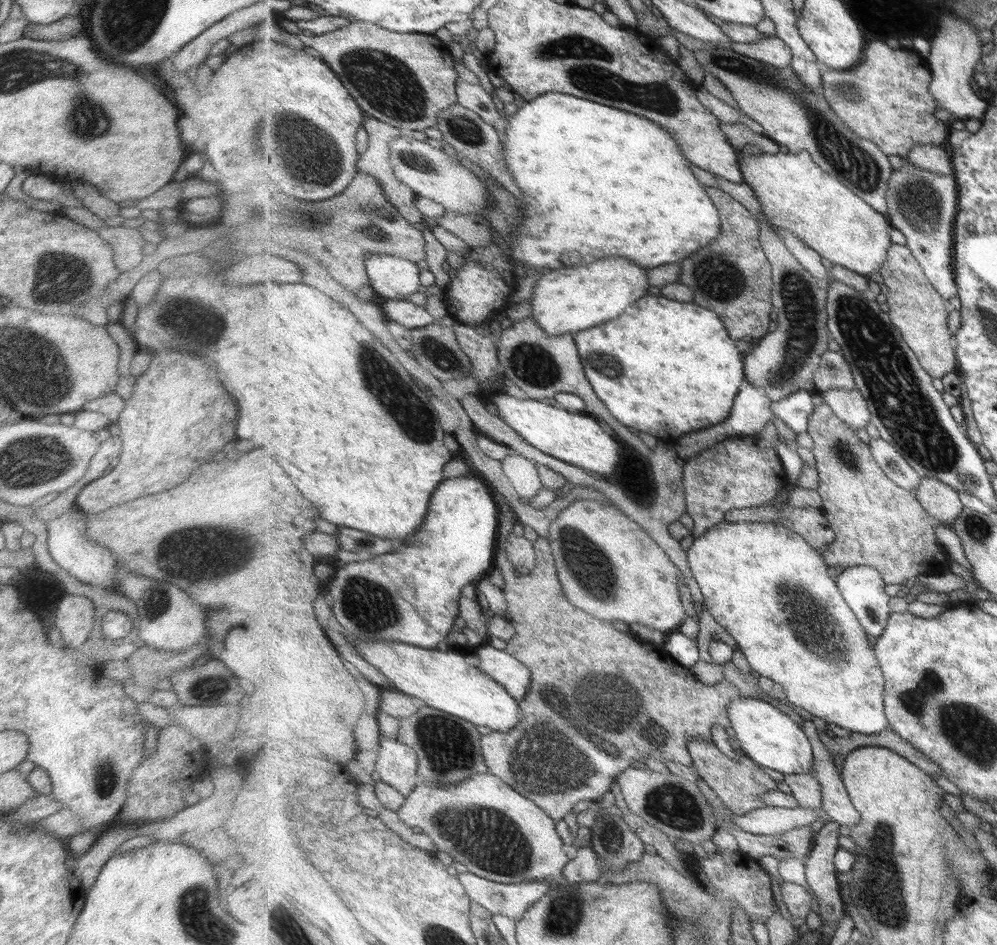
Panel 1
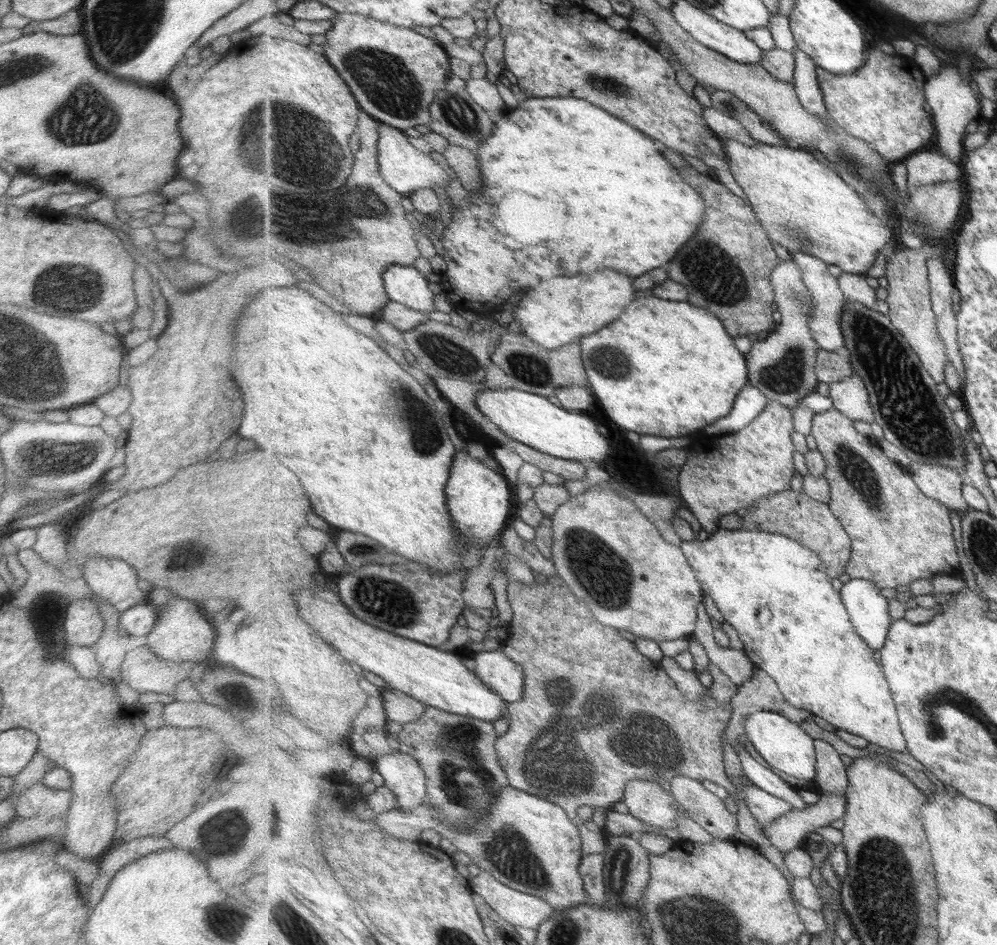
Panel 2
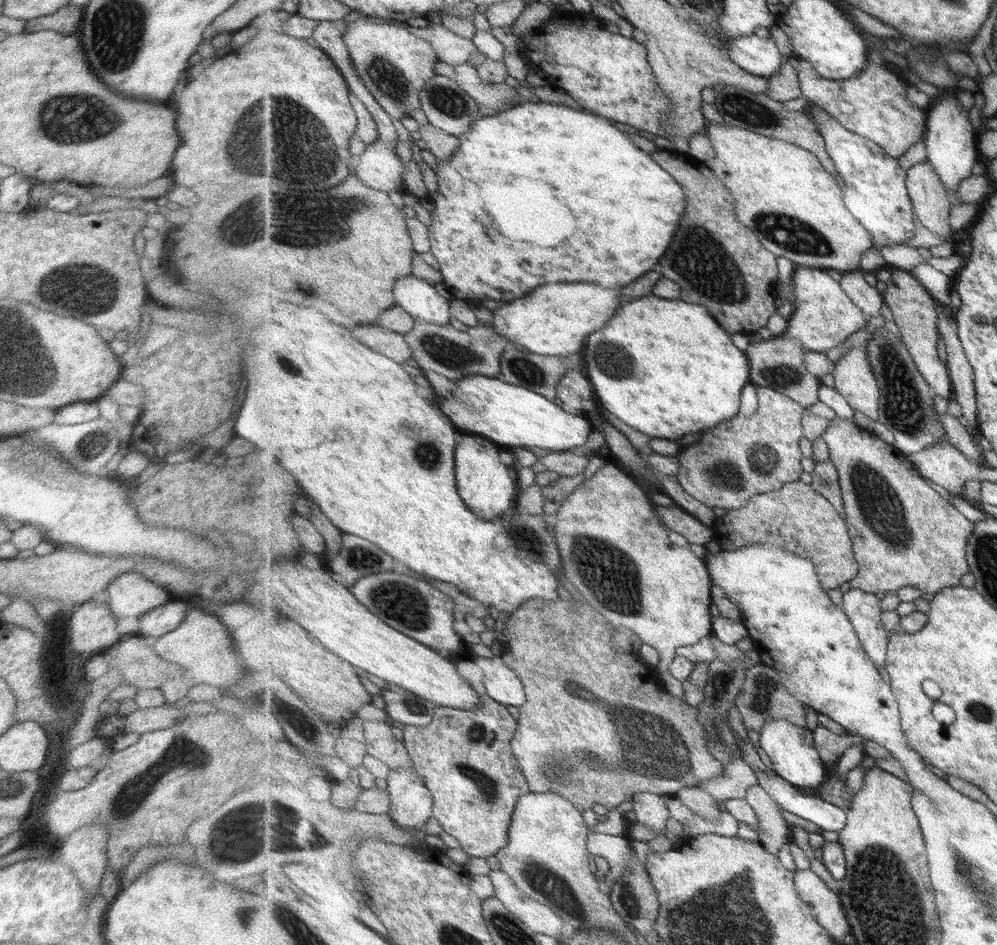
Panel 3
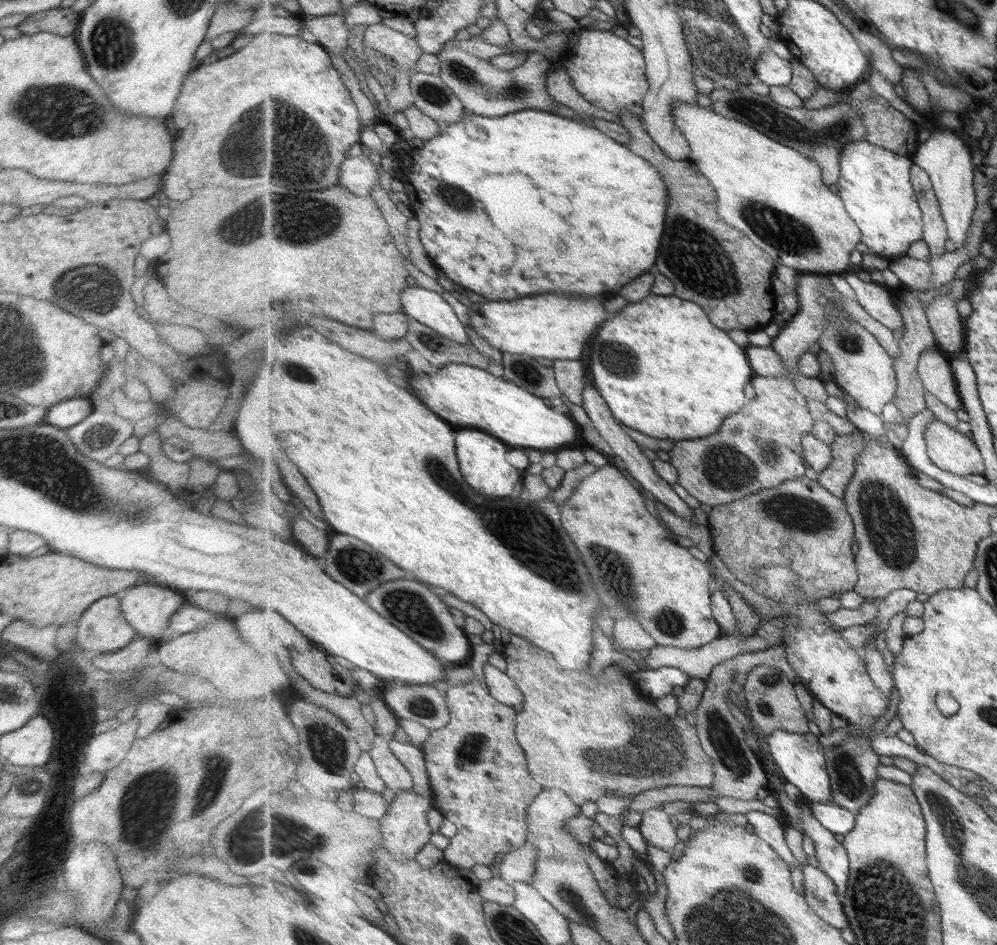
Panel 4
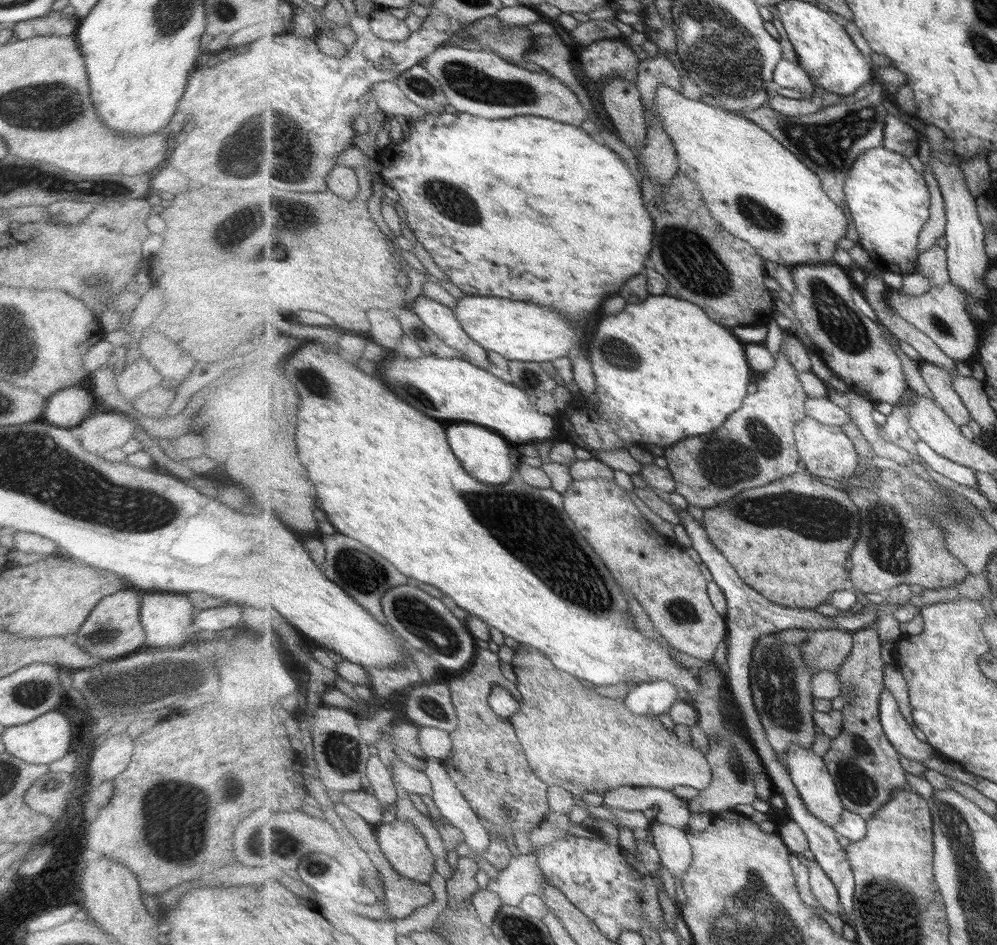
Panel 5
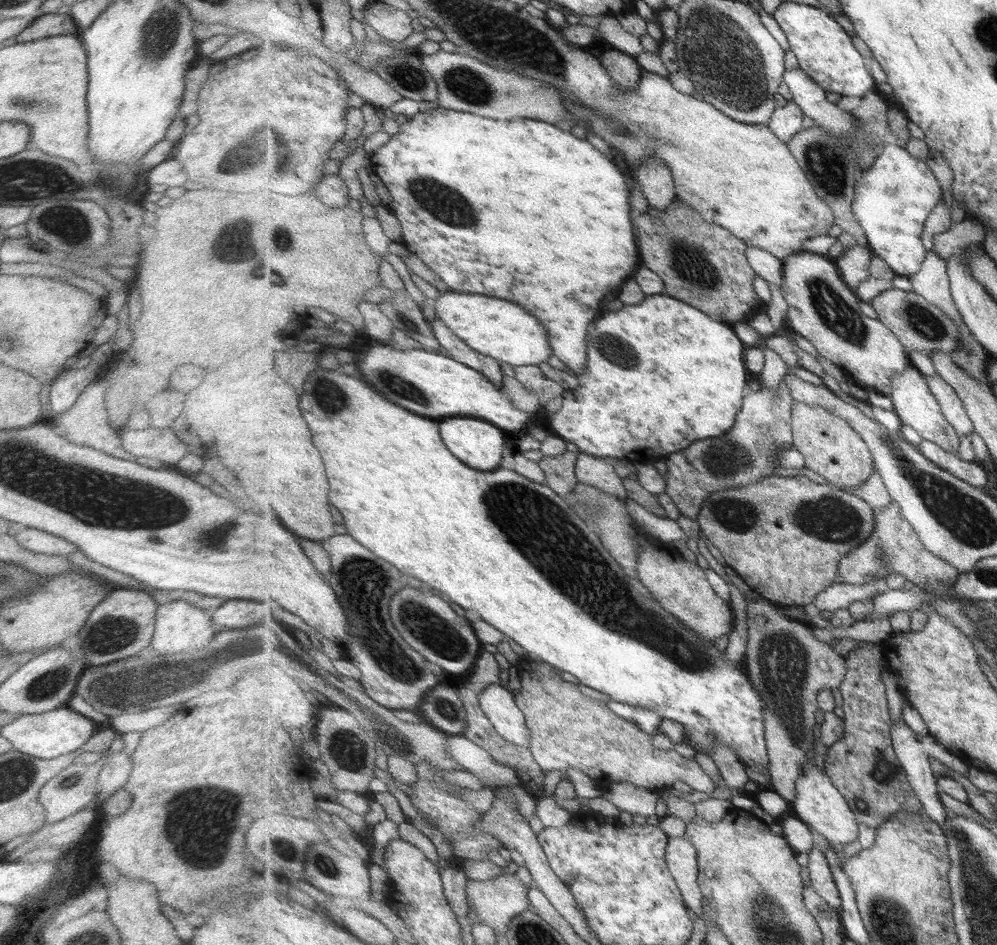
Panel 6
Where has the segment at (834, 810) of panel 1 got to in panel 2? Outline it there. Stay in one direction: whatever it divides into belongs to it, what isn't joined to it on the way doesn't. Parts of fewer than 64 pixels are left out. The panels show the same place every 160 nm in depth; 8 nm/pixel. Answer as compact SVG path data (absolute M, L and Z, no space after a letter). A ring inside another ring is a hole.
M815 739L817 776L813 785L820 795L842 794L849 789L848 768L841 762L841 754L823 739Z

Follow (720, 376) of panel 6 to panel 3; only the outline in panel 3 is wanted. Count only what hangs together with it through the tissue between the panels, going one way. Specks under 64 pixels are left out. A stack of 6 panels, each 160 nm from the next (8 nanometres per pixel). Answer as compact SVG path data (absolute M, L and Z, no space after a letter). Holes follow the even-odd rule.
M647 296L625 304L607 323L603 331L590 334L586 340L585 358L588 378L593 383L601 404L631 428L641 430L649 437L678 440L689 432L703 432L719 426L725 420L739 415L741 392L751 384L750 360L739 350L731 334L707 312L705 306L687 304L683 300L665 300Z

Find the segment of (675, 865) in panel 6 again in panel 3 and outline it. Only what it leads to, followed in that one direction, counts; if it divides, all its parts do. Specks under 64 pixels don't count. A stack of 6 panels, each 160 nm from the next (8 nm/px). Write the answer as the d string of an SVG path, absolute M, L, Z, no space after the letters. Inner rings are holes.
M641 791L631 799L637 821L642 822L656 833L666 832L666 824L672 814L664 795Z

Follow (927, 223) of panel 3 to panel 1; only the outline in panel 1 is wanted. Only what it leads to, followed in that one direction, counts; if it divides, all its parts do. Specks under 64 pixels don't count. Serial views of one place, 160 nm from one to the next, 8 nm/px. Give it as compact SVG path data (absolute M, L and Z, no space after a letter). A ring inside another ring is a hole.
M945 144L914 146L906 159L917 168L923 168L935 174L943 174L943 176L954 176L952 152Z

